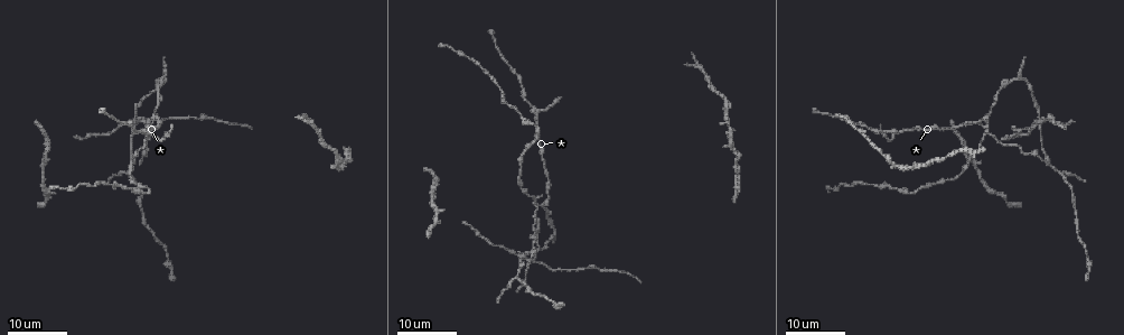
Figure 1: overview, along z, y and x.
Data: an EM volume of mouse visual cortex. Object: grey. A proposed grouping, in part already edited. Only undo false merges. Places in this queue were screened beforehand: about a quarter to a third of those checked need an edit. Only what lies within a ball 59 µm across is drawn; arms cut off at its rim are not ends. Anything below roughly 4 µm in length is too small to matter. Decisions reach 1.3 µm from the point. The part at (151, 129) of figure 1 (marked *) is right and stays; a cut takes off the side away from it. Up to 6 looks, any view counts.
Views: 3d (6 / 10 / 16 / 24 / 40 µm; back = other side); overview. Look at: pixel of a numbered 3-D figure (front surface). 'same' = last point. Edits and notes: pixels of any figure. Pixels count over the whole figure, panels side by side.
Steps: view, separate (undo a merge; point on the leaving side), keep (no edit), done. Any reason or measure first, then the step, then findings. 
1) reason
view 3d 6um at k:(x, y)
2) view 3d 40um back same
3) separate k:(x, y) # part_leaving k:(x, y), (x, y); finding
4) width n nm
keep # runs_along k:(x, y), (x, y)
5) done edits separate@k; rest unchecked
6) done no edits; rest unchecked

arms part here
view 3d 16um at 1:(989, 133)

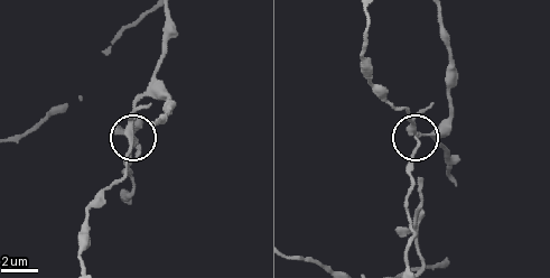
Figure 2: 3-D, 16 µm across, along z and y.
view 3d 10um at 2:(130, 134)

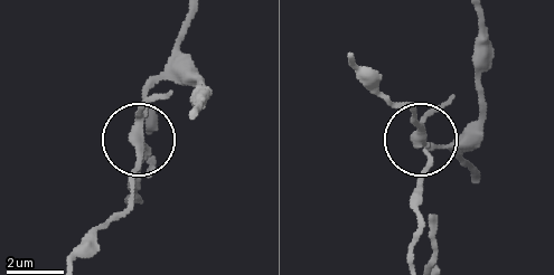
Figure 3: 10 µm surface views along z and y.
zoom in
view 3d 6um at 3:(140, 139)

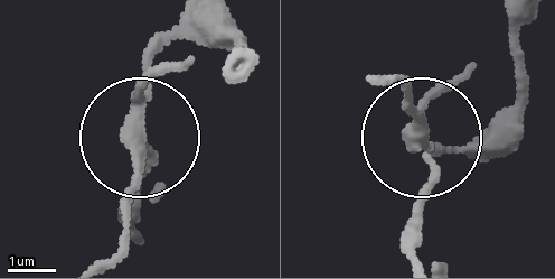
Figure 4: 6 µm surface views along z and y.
width 240 nm
separate 4:(150, 74) # part_leaving 4:(411, 152), (431, 176), (415, 249); a second neuron is stuck on

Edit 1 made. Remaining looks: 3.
view overview

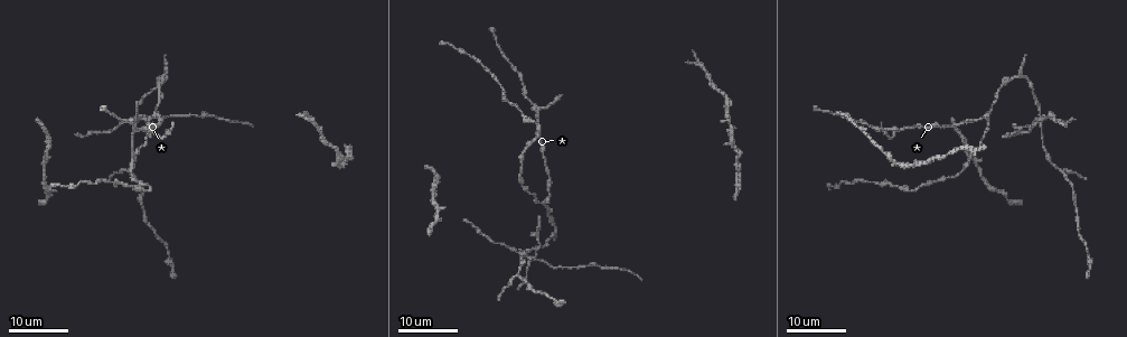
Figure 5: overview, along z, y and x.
four or more arms meet
view 3d 24um at 5:(893, 129)

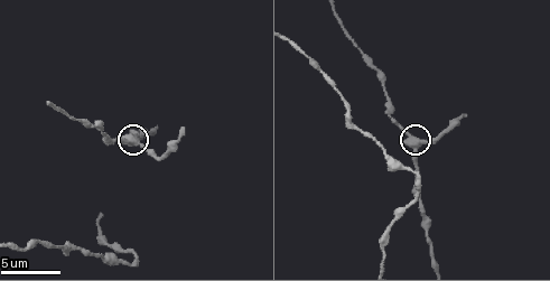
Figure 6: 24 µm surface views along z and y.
view 3d 6um at 6:(138, 141)

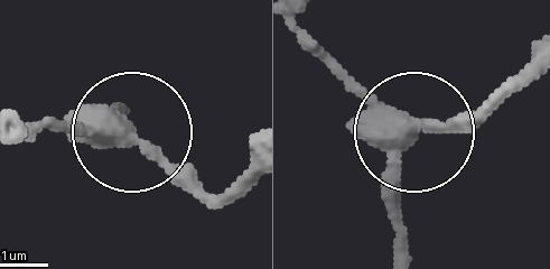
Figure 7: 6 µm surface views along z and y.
arms 4
keep # runs_along 7:(403, 249), (407, 141), (495, 109); continuous, no second neuron

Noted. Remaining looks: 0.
done edits separate@4; rest unchecked

